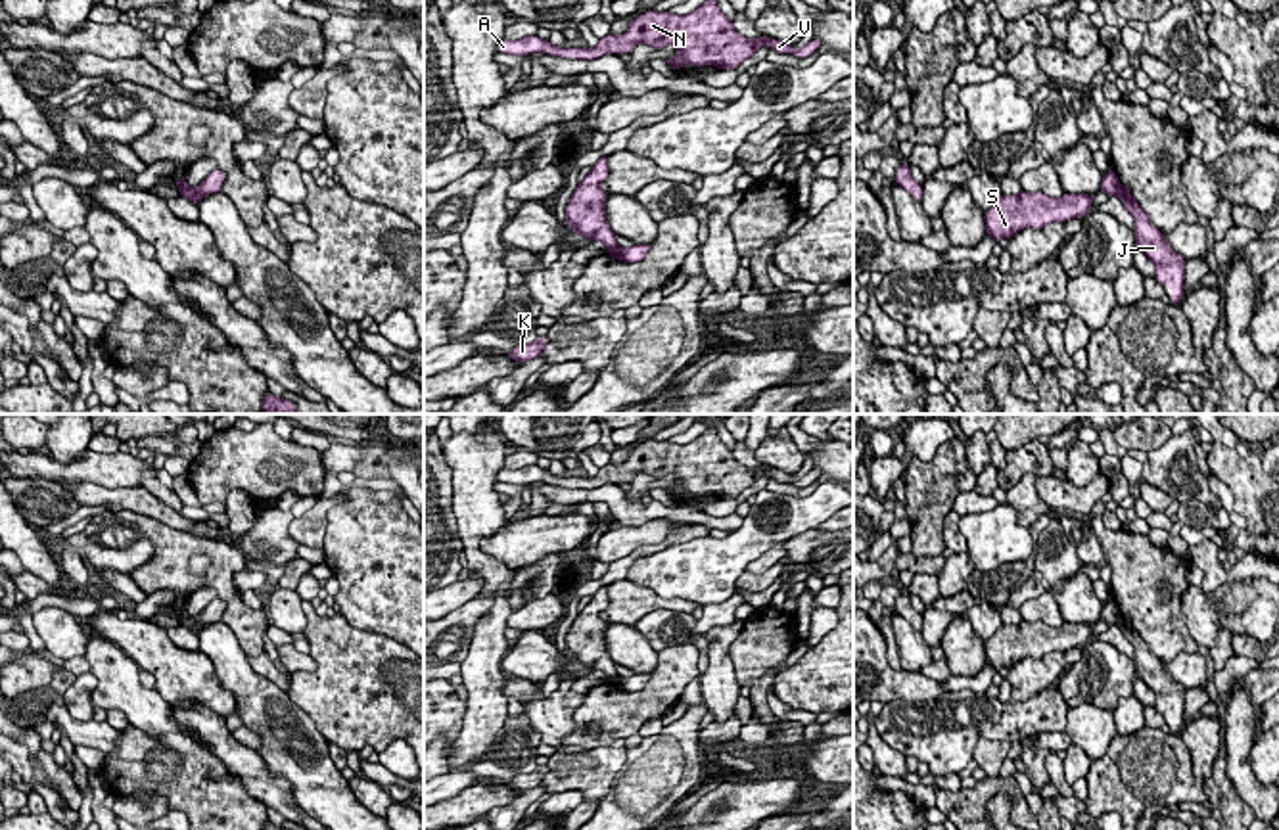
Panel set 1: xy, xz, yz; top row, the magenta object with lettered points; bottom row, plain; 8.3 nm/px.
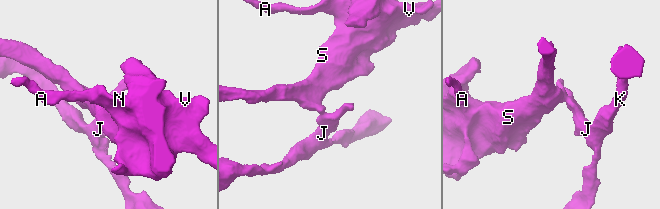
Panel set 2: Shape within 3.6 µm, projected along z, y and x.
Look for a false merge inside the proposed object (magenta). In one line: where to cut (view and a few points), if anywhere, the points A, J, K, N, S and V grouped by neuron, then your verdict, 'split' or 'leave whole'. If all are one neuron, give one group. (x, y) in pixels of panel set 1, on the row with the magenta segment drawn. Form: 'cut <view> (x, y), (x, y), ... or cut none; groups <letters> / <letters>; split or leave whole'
cut yz (1118, 183), (1113, 194); groups A N S V / J K; split

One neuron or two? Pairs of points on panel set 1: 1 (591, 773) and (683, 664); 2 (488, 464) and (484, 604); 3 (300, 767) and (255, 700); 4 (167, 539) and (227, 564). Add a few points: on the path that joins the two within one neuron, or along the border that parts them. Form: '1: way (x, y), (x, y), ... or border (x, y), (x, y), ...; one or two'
1: border (624, 738), (591, 748), (574, 746); two
2: border (493, 595), (493, 606), (476, 623), (472, 641); two
3: way (296, 750), (269, 717); one
4: way (183, 545), (208, 545), (211, 549); one

